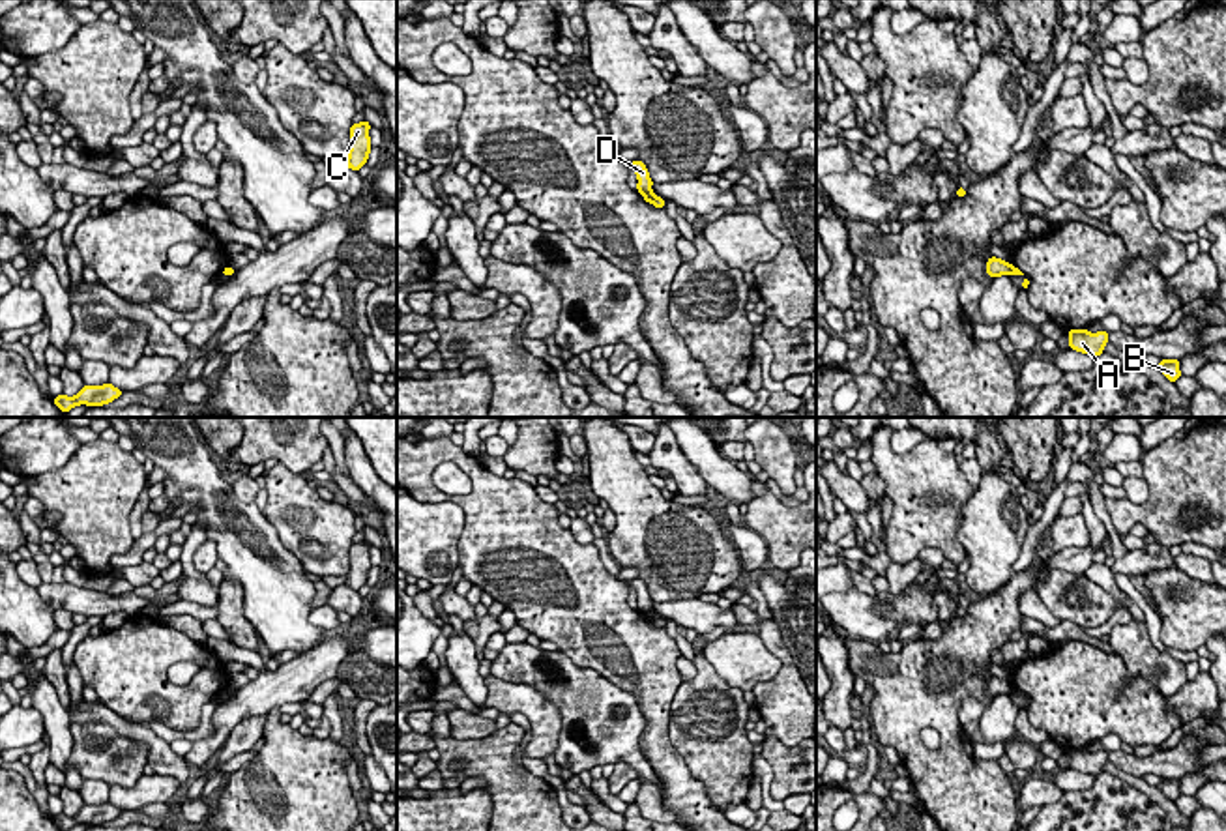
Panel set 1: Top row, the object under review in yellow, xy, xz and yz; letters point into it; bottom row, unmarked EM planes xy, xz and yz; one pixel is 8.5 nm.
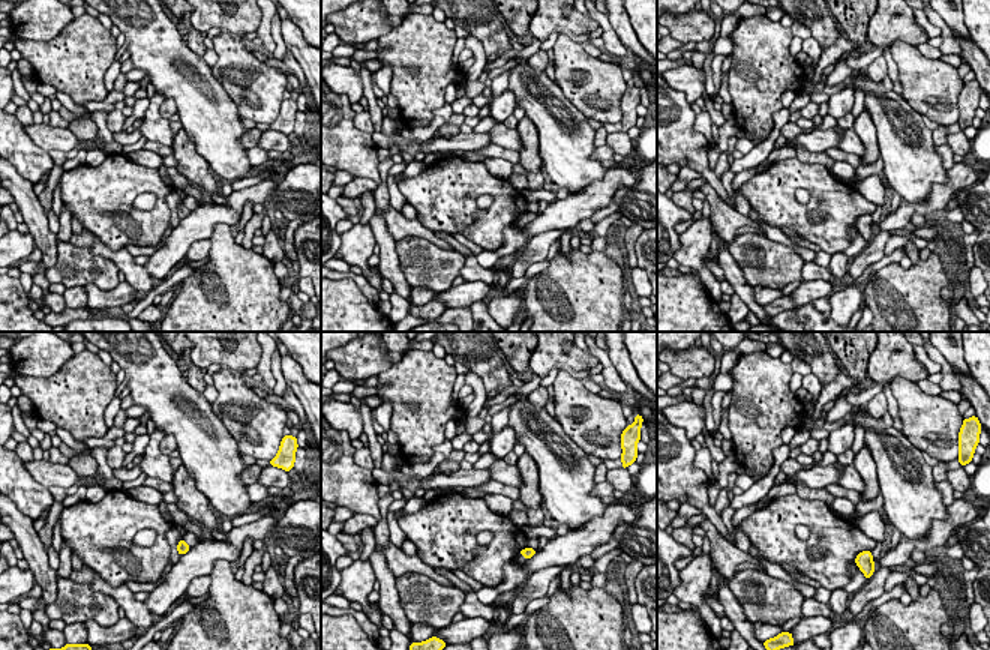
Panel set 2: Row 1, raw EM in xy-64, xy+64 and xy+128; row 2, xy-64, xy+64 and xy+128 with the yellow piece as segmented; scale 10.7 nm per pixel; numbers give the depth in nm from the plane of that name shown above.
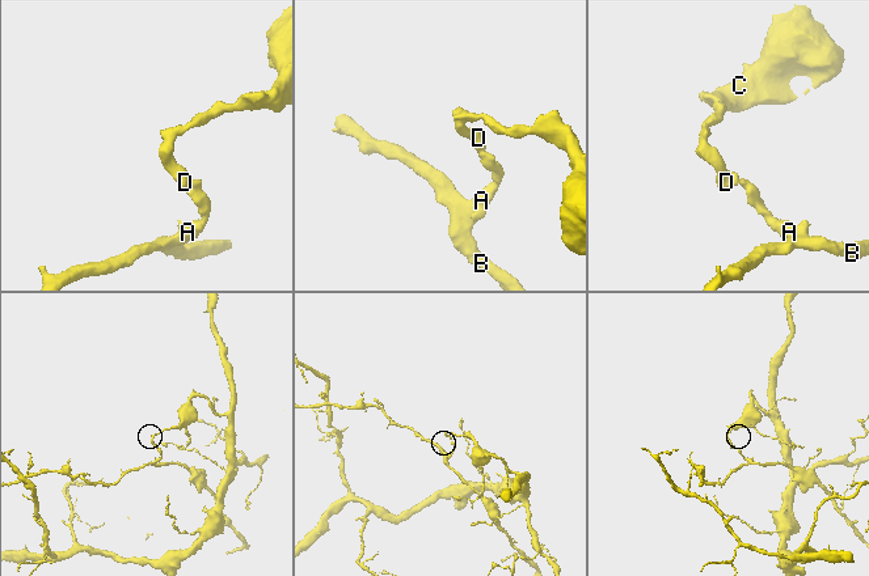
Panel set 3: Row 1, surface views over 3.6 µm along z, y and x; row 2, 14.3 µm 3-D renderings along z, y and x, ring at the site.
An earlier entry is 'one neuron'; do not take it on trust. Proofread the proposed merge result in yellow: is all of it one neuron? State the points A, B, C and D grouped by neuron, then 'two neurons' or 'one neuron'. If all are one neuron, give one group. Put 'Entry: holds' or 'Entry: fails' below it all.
A B / C D; two neurons
Entry: fails

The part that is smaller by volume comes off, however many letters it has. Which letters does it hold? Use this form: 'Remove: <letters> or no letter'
Remove: A, B

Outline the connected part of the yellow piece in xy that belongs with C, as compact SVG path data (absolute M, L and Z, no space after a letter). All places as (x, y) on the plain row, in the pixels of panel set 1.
M359 541L350 547L350 571L346 578L346 586L352 590L359 590L363 584L367 584L369 571L371 571L371 558L369 558L369 541Z

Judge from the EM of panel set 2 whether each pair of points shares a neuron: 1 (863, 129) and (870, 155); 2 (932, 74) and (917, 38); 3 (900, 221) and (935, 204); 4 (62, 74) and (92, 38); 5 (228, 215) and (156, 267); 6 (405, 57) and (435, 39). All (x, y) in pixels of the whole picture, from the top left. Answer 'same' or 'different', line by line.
1: same
2: different
3: same
4: same
5: same
6: same

